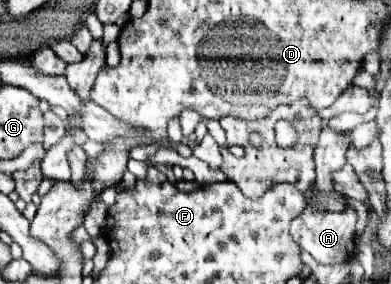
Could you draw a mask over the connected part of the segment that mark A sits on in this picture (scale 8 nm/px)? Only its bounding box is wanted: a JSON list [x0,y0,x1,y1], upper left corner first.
[290,206,358,264]

